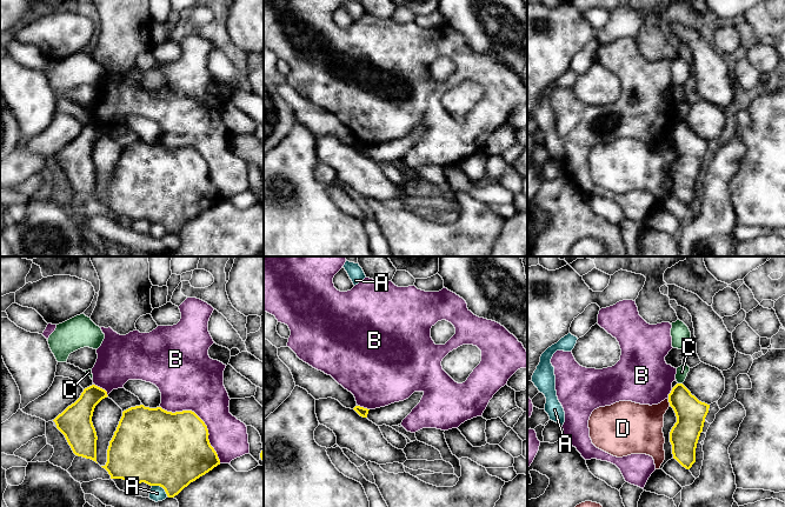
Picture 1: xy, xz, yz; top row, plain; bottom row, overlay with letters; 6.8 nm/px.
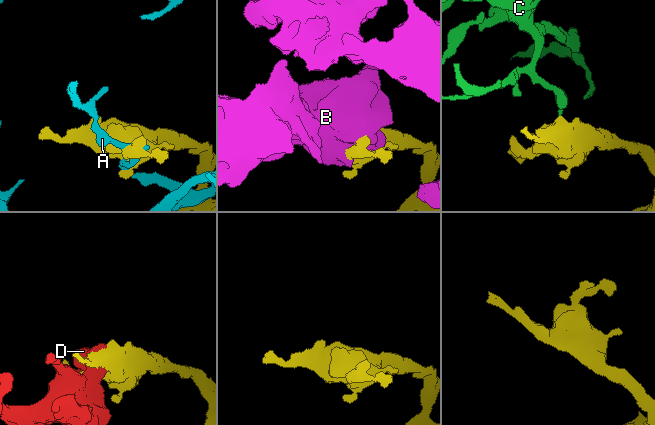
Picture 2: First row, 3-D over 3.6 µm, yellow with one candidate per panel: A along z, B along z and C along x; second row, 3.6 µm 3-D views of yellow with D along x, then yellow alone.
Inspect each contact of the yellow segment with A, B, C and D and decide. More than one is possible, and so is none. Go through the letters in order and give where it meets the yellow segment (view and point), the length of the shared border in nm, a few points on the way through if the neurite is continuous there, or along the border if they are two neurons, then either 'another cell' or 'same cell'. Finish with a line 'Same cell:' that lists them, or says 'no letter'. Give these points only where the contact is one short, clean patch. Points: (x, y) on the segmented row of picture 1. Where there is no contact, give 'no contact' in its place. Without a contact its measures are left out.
A: contact xy (161, 486); length 130 nm; another cell
B: contact xy (201, 420); length 550 nm; another cell
C: contact yz (680, 384); length 30 nm; border yz (678, 382), (682, 384); another cell
D: contact yz (669, 401); length 60 nm; another cell
Same cell: no letter

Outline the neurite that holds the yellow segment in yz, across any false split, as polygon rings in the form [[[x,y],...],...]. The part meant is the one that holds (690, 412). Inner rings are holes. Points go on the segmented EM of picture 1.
[[[683,383],[672,388],[668,402],[677,416],[670,432],[673,459],[690,469],[696,462],[696,448],[710,405],[699,401]]]

